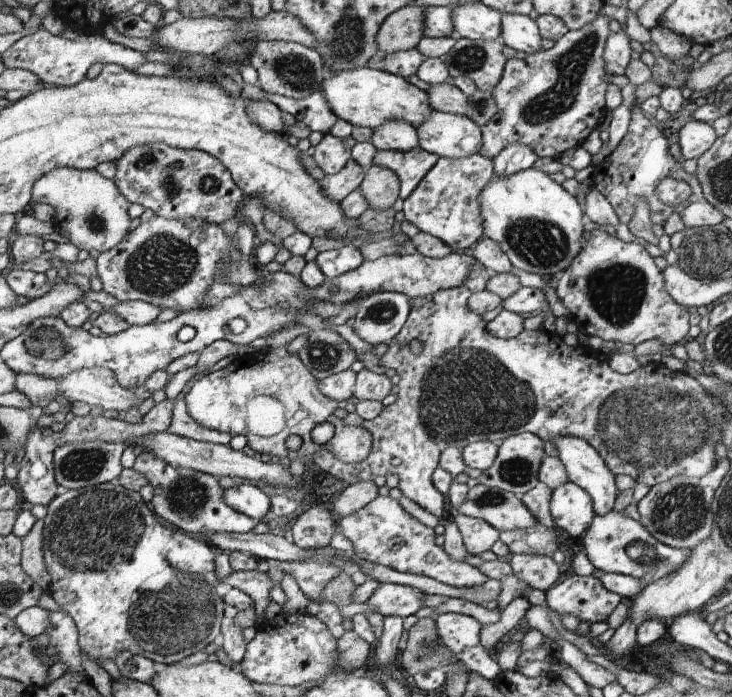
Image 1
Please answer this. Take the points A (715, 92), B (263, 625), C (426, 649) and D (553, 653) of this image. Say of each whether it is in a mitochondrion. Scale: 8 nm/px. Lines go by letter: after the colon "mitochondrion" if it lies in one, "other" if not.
A: other
B: other
C: mitochondrion
D: other

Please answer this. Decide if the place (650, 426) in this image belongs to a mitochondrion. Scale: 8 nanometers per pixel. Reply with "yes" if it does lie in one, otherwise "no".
yes

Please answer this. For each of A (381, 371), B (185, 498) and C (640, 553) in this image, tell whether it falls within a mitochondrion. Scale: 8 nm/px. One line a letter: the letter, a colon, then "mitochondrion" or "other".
A: other
B: mitochondrion
C: mitochondrion

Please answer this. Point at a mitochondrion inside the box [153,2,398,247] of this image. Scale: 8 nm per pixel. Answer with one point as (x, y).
(347, 41)

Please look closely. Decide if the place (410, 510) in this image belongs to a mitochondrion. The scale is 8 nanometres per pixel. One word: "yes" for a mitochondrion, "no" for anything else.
no

